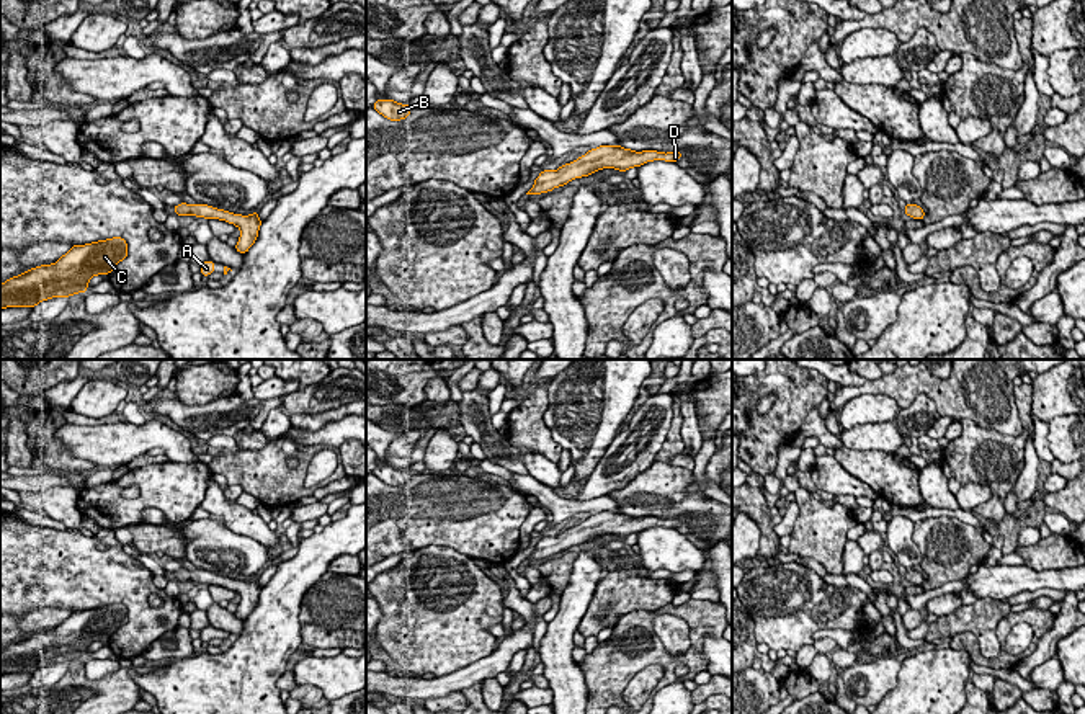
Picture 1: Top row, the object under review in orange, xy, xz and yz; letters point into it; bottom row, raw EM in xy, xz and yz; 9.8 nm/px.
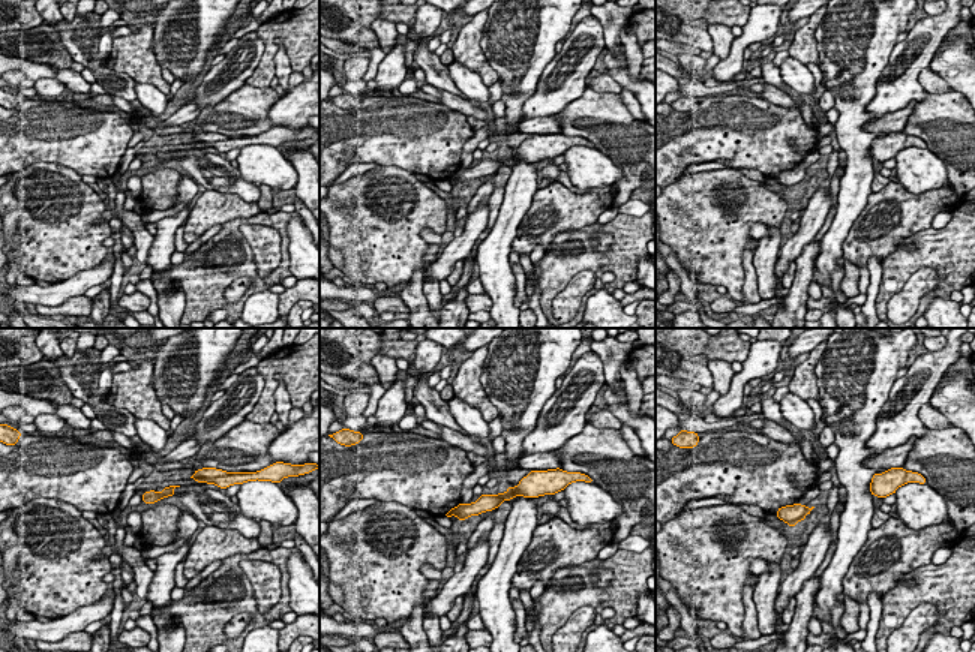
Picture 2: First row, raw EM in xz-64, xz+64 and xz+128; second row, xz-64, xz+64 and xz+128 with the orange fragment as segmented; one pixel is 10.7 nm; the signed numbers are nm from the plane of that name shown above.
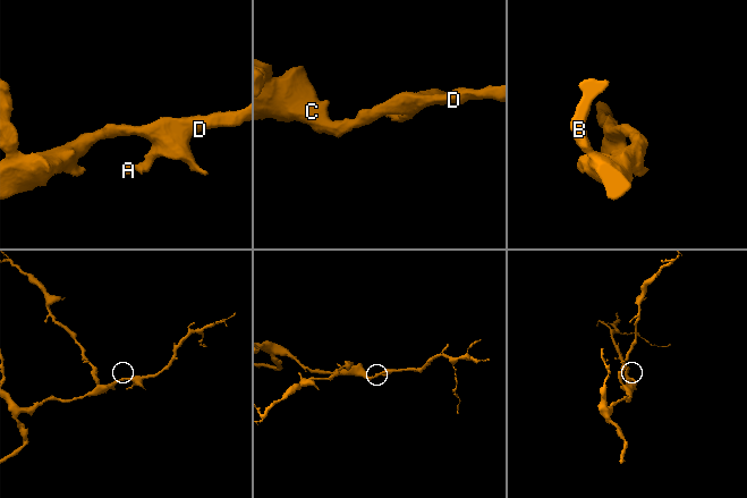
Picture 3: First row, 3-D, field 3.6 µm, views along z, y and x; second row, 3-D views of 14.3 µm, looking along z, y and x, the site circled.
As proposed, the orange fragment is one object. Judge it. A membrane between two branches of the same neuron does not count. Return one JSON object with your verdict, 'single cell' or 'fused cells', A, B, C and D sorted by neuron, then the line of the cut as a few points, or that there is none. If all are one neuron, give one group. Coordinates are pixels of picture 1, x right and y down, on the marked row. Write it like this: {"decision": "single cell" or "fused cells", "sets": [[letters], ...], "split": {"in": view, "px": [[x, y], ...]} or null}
{"decision": "single cell", "sets": [["A", "B", "C", "D"]], "split": null}

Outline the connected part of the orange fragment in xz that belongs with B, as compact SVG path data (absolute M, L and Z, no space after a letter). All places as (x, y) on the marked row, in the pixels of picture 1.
M377 98L374 106L373 106L379 114L391 121L400 121L409 118L412 106L397 103L394 100L381 100Z

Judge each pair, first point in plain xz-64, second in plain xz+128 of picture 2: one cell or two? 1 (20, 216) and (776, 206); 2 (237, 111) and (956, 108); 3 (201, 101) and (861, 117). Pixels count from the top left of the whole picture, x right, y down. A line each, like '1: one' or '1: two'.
1: one
2: one
3: two

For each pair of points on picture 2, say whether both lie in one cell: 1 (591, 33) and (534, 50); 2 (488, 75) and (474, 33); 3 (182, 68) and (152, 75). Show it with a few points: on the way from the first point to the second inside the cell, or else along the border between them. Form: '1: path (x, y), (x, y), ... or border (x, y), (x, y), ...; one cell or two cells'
1: border (557, 54), (536, 84); two cells
2: path (480, 65), (473, 57), (473, 44); one cell
3: border (153, 33), (153, 51), (161, 68); two cells

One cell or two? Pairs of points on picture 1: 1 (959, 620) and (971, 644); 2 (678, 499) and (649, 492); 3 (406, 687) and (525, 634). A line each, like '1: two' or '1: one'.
1: two
2: one
3: one

